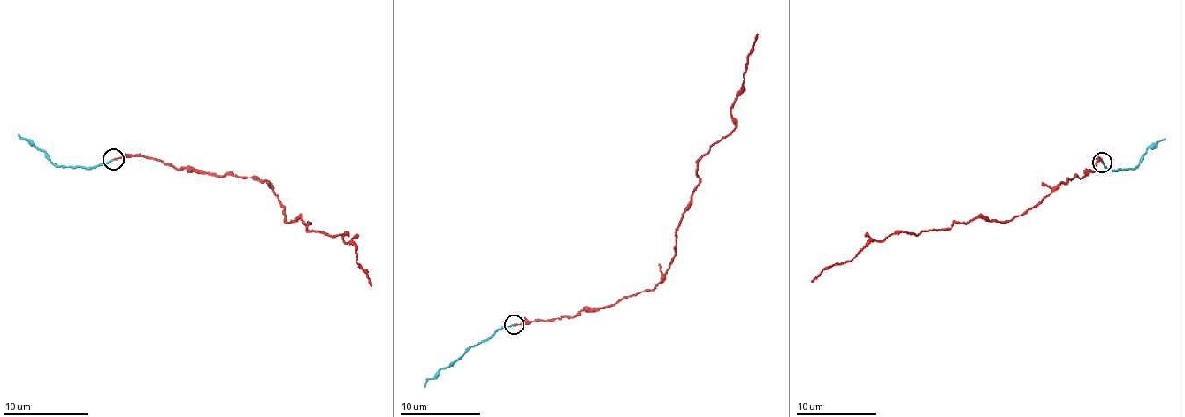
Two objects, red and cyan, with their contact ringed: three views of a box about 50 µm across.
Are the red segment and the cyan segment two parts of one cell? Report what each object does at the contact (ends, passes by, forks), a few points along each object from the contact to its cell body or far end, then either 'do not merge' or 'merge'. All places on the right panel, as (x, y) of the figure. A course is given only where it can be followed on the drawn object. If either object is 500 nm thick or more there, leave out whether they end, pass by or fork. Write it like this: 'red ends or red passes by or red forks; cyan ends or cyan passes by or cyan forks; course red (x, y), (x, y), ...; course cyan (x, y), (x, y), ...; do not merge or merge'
red ends; cyan ends; course red (1101, 163), (1009, 221), (979, 216), (949, 229), (889, 235), (810, 281); course cyan (1101, 163), (1113, 170), (1134, 169), (1148, 148), (1164, 139); do not merge

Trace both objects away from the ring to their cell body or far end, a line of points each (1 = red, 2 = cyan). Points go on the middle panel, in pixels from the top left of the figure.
1: (515, 323), (655, 288), (675, 255), (697, 161), (736, 127), (758, 33)
2: (512, 323), (439, 370), (424, 386)

